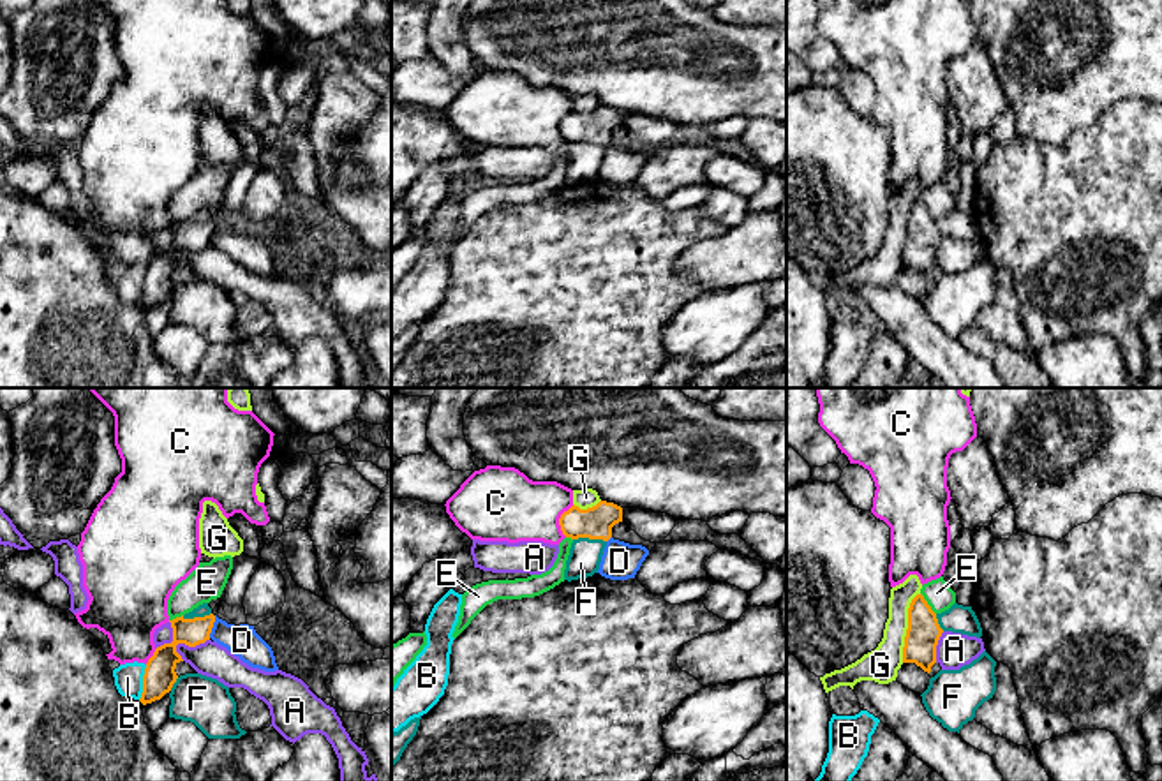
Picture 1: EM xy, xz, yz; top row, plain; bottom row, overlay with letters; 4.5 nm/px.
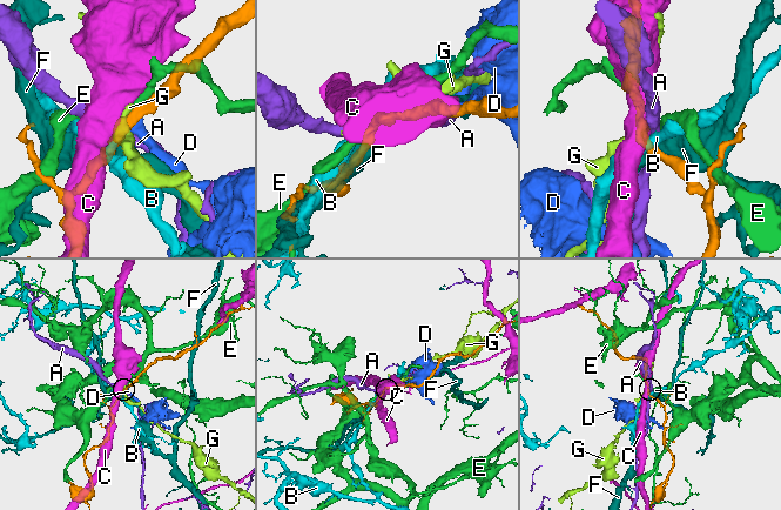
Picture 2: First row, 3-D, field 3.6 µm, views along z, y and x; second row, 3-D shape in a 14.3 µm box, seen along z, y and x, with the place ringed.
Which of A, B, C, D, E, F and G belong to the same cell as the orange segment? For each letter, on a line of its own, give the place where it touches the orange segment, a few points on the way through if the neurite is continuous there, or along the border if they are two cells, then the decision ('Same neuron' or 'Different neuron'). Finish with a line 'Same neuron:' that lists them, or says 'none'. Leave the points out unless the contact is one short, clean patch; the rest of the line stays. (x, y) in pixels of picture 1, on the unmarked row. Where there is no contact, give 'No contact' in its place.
A: Touches orange at xy (189, 251). Boundary: xy (208, 244), (194, 251), (178, 249), (175, 256). Different neuron
B: Touches orange at xy (143, 288). Boundary: xy (147, 270), (143, 297), (138, 304). Different neuron
C: Touches orange at xz (559, 126). Boundary: xz (573, 110), (559, 124), (559, 134), (565, 141). Different neuron
D: Touches orange at xy (212, 231). Boundary: xy (216, 221), (208, 242). Different neuron
E: Touches orange at yz (926, 208). Different neuron
F: Touches orange at xz (589, 143). Different neuron
G: Touches orange at yz (908, 233). Boundary: yz (919, 198), (908, 214), (901, 267). Different neuron
Same neuron: none

